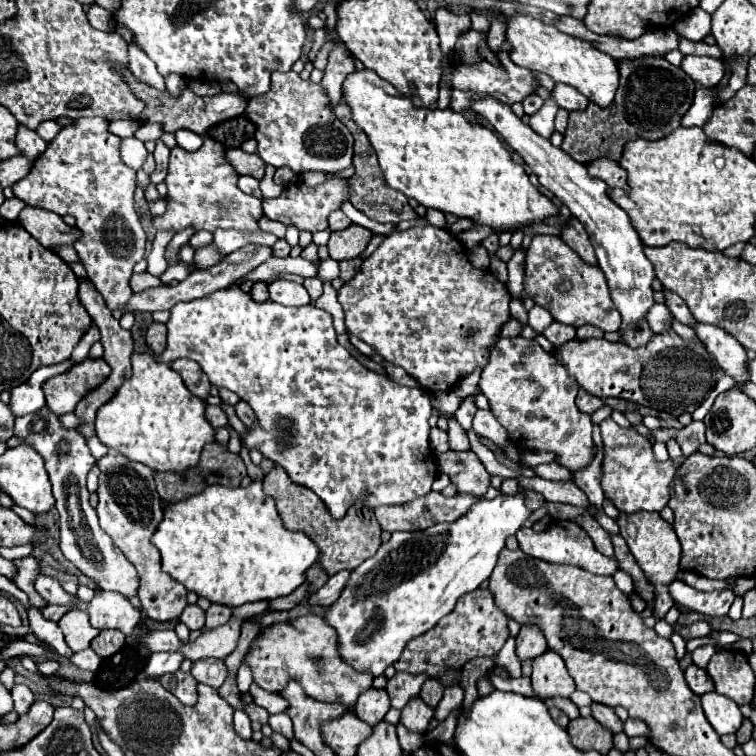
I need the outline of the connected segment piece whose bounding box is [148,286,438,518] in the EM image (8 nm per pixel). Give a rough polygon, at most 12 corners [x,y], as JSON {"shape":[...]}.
{"shape":[[176,304],[160,364],[342,518],[426,496],[432,404],[312,304]]}

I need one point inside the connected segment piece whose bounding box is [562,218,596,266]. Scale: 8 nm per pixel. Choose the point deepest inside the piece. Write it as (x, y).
(575, 236)

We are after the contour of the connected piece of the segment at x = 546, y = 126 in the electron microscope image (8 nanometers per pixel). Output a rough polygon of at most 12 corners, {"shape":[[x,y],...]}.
{"shape":[[542,106],[530,116],[530,128],[550,138],[558,106]]}

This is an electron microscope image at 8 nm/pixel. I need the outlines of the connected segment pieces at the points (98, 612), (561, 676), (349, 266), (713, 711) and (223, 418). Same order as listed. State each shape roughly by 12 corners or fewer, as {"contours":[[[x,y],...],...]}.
{"contours":[[[96,592],[90,624],[132,634],[140,612],[118,592]],[[560,654],[532,662],[538,696],[570,696],[576,686]],[[363,259],[340,262],[340,278],[344,282],[351,280],[360,269]],[[708,692],[702,708],[712,728],[734,734],[744,716],[734,700]],[[206,406],[206,418],[214,428],[226,428],[228,416],[220,406]]]}

